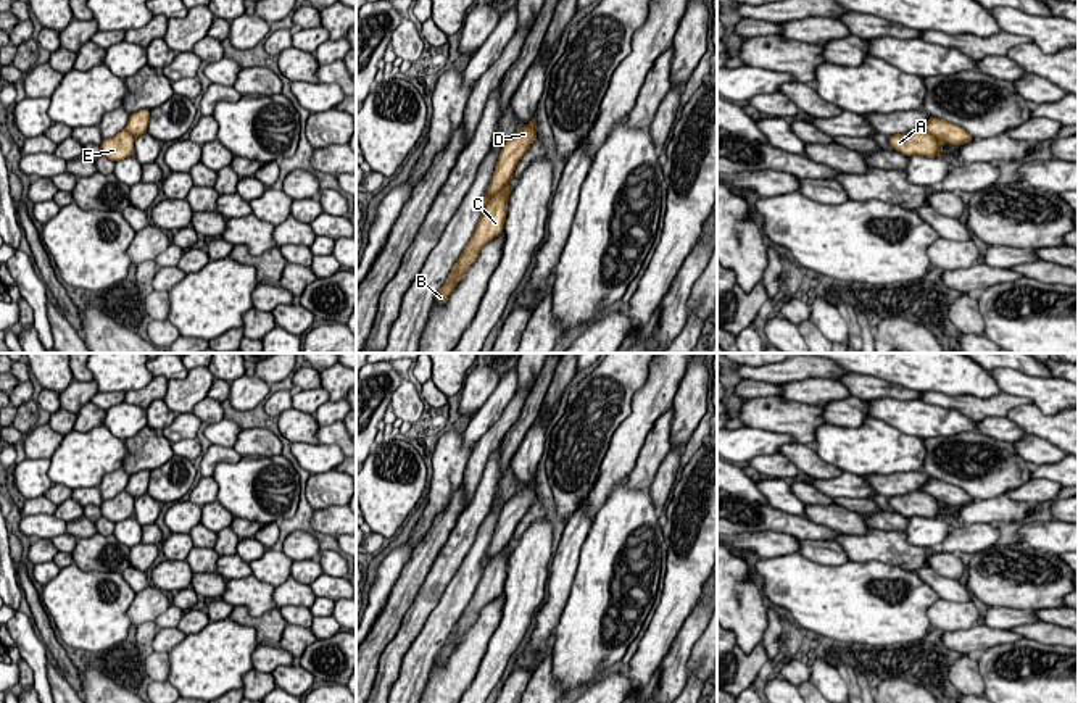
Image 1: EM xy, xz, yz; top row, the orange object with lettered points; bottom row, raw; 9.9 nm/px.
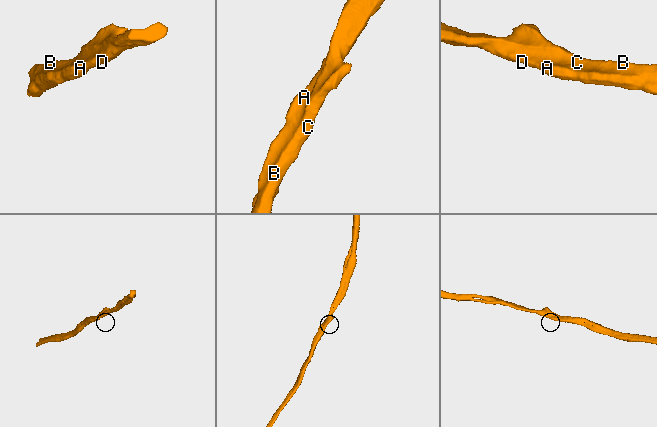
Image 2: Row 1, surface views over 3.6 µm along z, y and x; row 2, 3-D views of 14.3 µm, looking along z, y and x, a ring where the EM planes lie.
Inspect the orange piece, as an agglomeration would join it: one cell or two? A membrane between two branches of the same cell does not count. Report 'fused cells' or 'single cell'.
single cell

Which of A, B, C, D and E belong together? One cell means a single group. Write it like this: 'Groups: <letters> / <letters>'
Groups: A B C D E

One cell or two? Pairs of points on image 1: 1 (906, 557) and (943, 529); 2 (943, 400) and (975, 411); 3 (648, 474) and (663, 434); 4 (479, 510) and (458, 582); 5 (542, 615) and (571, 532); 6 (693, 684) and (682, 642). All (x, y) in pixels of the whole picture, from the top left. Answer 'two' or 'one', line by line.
1: two
2: one
3: one
4: two
5: one
6: two

